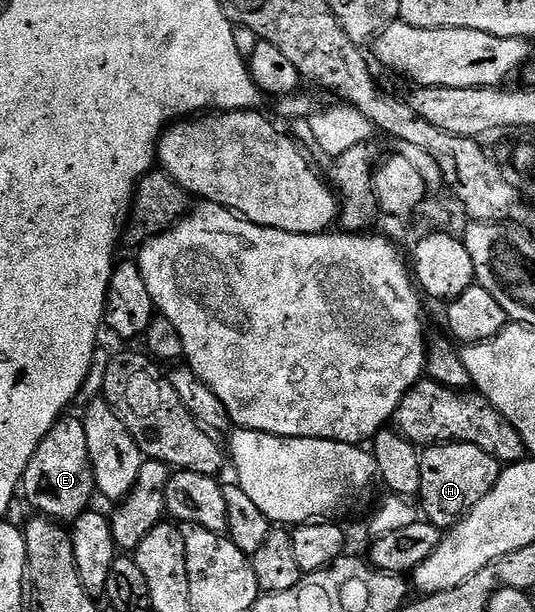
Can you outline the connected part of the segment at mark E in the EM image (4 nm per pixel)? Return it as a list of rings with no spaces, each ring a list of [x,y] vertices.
[[[64,415],[41,438],[33,458],[29,458],[29,466],[25,466],[21,485],[22,499],[28,500],[40,517],[56,522],[73,522],[92,507],[91,499],[97,496],[85,426],[78,415],[71,415]]]

